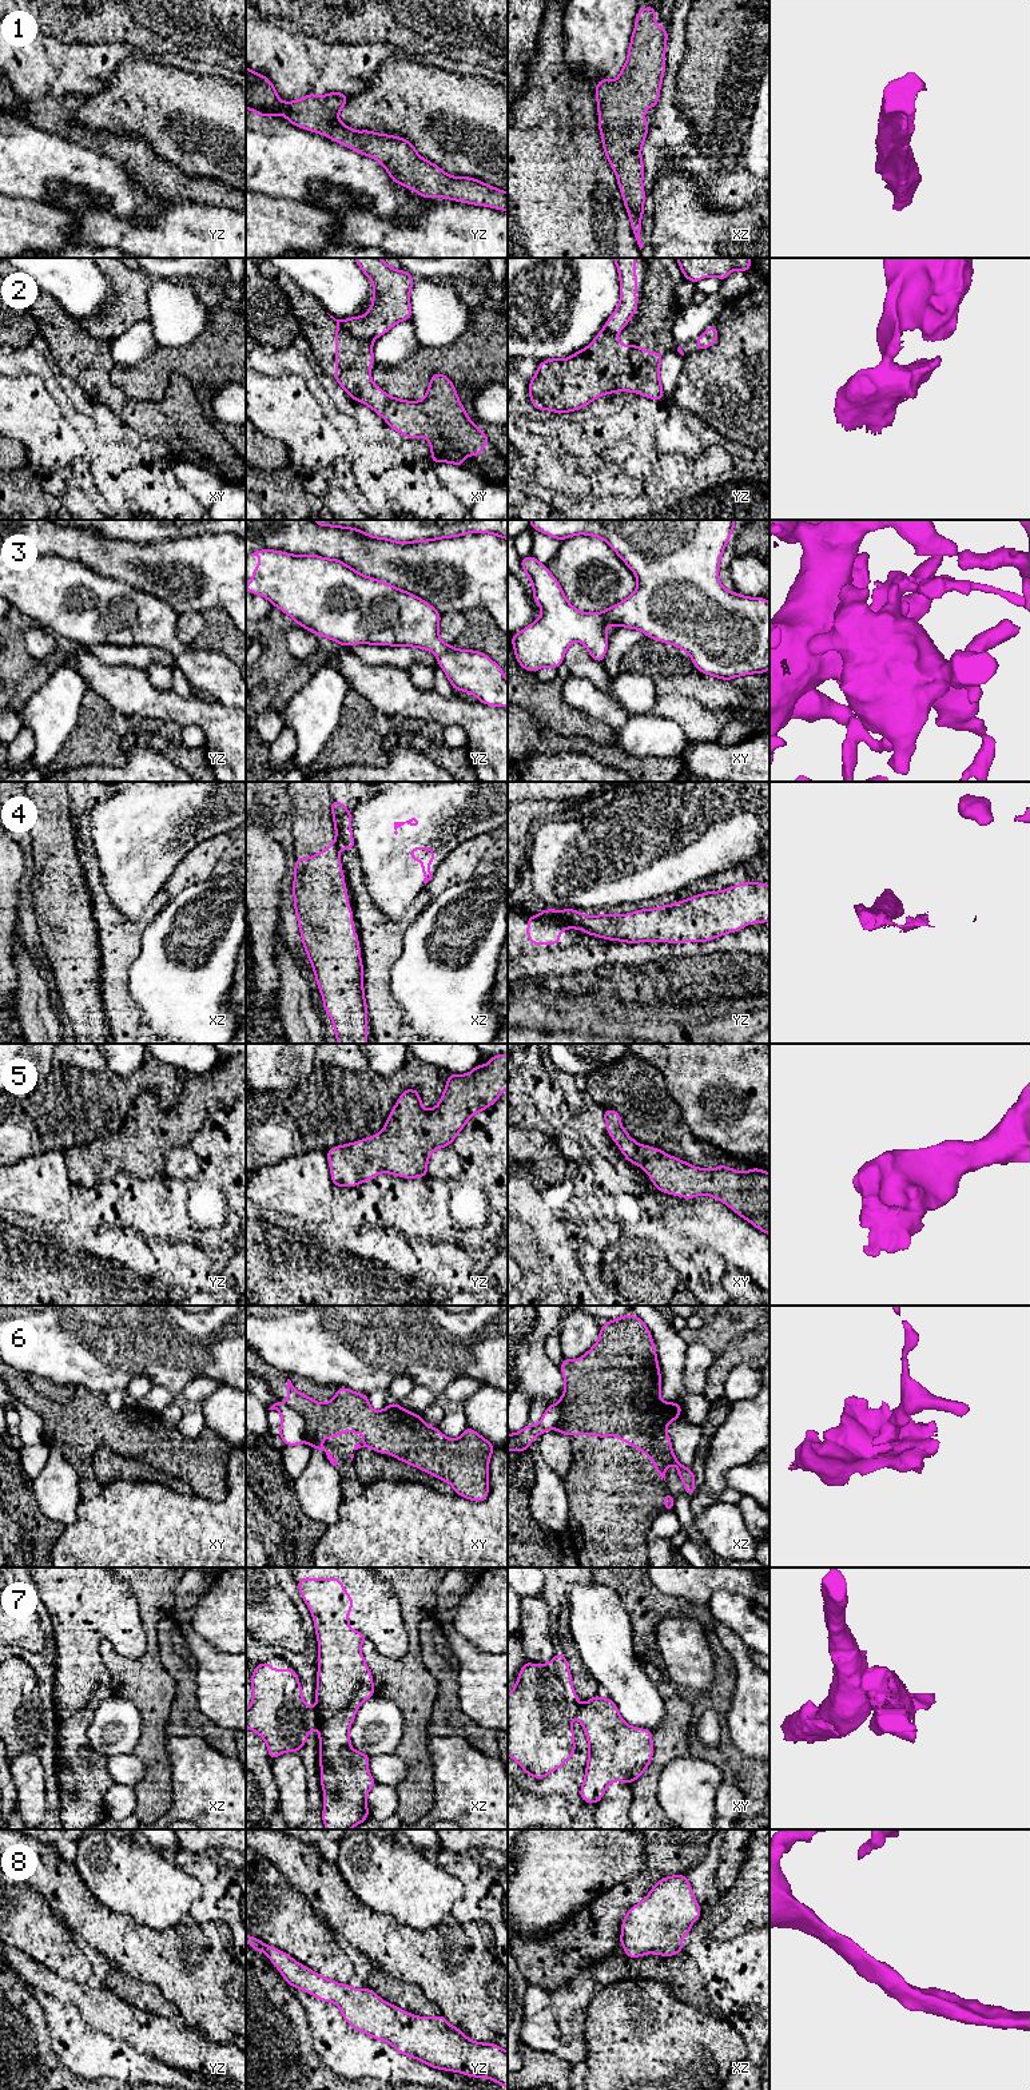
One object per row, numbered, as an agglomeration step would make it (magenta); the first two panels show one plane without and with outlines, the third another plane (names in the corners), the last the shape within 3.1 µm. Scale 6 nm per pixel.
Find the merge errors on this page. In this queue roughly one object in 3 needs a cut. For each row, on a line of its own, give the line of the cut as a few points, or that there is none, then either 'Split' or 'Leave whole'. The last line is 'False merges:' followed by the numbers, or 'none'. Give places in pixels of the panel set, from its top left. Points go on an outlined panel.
1: No split. Leave whole
2: Split along xy (338, 324), (356, 336), (372, 340). Split
3: No split. Leave whole
4: Split along yz (576, 910), (569, 916), (569, 922), (575, 928). Split
5: No split. Leave whole
6: Split along xy (287, 1403), (303, 1421), (305, 1441). Split
7: Split along xz (315, 1708), (318, 1721). Split
8: No split. Leave whole
False merges: 2, 4, 6, 7

